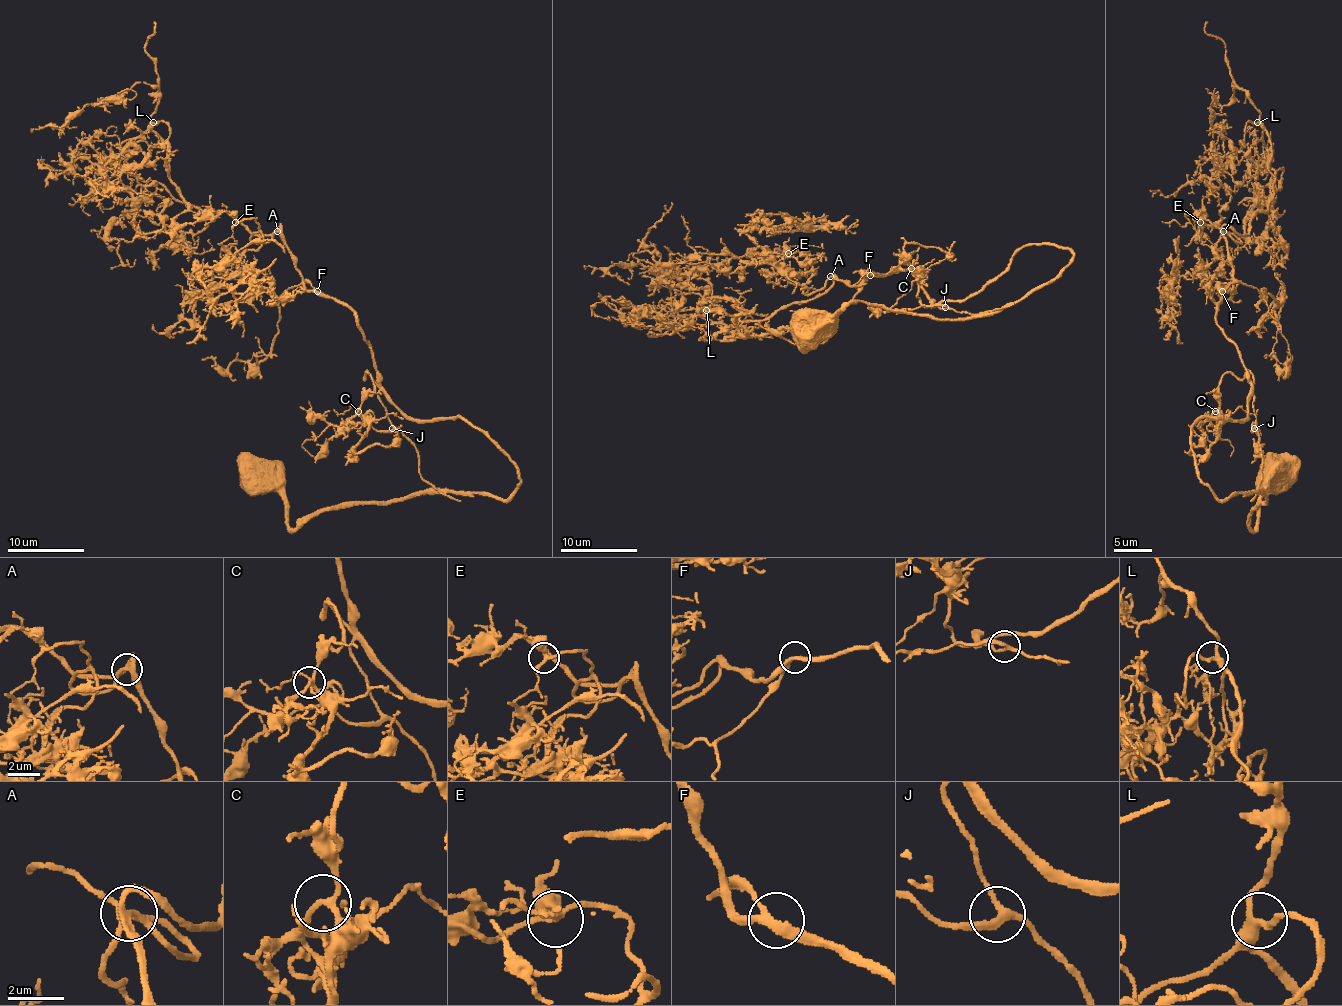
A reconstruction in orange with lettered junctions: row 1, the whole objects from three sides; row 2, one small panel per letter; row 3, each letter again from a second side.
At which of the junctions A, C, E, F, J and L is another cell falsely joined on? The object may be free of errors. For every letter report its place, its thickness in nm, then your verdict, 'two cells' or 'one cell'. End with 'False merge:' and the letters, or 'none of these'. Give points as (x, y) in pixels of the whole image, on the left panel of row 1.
A: place (277, 231); calibre 240 nm; one cell
C: place (358, 411); calibre 190 nm; one cell
E: place (235, 222); calibre 220 nm; one cell
F: place (317, 291); calibre 240 nm; one cell
J: place (392, 428); calibre 240 nm; one cell
L: place (153, 122); calibre 280 nm; one cell
False merge: none of these

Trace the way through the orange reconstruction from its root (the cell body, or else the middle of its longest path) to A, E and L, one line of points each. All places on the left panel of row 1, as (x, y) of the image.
A: (253, 480), (281, 497), (293, 529), (430, 487), (379, 397), (356, 315), (314, 290), (277, 231)
E: (253, 480), (293, 529), (430, 487), (356, 315), (314, 290), (277, 231), (255, 243), (258, 224), (235, 222)
L: (253, 480), (293, 529), (430, 487), (356, 315), (302, 277), (281, 225), (255, 235), (191, 206), (153, 122)

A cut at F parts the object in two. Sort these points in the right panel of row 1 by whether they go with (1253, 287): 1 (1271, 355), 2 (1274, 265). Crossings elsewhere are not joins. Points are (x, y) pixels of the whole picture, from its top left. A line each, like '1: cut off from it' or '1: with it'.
1: with it
2: cut off from it

